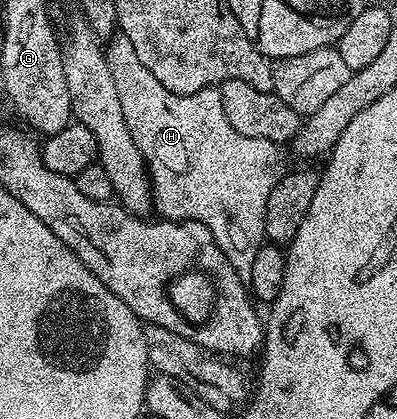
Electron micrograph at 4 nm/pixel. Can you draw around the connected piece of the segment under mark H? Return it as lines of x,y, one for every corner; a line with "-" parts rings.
122,35
113,36
107,42
106,52
110,75
114,75
114,84
118,87
118,103
122,103
126,127
148,163
152,196
158,213
160,209
159,216
181,223
201,221
212,236
209,238
224,252
226,259
230,259
230,267
234,267
240,277
247,278
250,267
254,267
254,255
258,255
260,246
266,241
266,199
270,199
270,191
286,172
284,161
276,150
279,149
277,142
254,139
234,131
234,127
230,127
230,119
226,119
226,111
222,111
219,88
209,87
179,97
162,87
162,83
142,67
130,39

